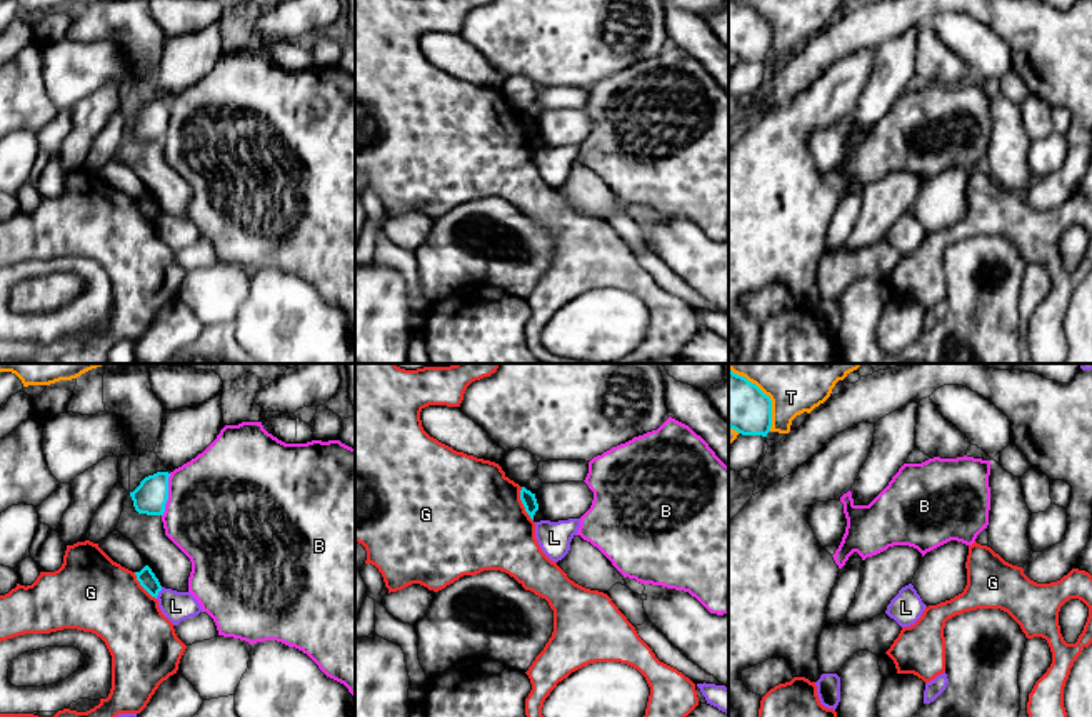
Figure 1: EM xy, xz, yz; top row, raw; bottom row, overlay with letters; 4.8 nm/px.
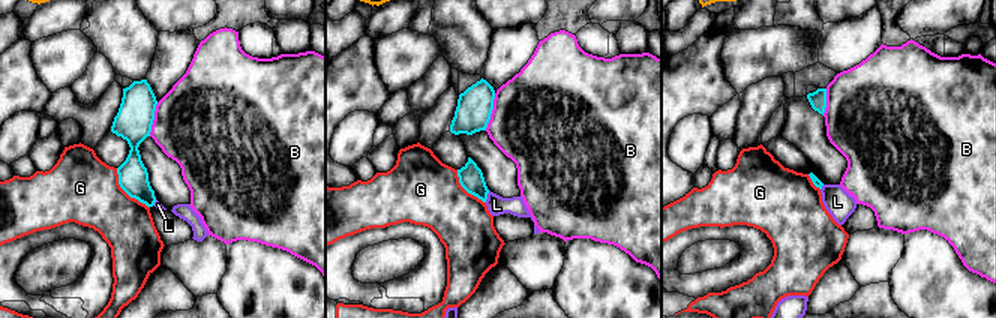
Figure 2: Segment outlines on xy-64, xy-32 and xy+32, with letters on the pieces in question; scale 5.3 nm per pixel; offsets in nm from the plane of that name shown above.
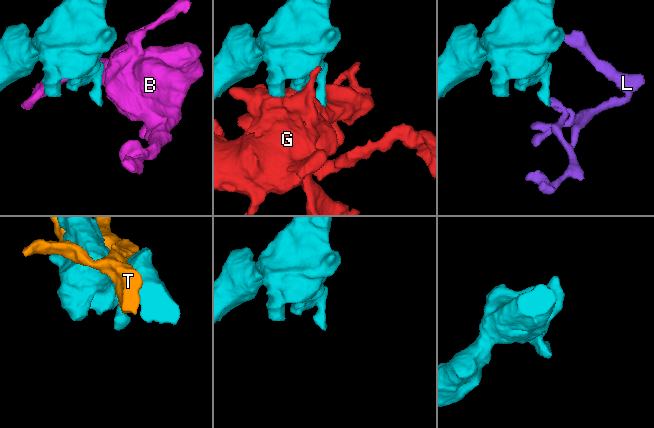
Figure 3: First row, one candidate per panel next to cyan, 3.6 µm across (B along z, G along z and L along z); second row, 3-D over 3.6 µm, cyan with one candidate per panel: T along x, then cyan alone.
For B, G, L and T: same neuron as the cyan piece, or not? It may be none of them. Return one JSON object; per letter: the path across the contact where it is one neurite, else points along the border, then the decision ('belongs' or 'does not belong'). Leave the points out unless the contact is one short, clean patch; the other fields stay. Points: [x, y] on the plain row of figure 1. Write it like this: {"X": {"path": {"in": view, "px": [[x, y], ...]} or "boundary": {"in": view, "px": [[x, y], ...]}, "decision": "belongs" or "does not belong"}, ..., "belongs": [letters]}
{"B": {"boundary": {"in": "xy", "px": [[170, 100], [162, 142]]}, "decision": "does not belong"}, "G": {"decision": "does not belong"}, "L": {"boundary": {"in": "xy", "px": [[162, 214], [155, 224]]}, "decision": "does not belong"}, "T": {"decision": "does not belong"}, "belongs": []}

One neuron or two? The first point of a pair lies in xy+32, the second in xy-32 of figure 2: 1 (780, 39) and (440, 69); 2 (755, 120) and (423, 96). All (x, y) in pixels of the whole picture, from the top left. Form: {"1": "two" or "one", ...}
{"1": "two", "2": "one"}

